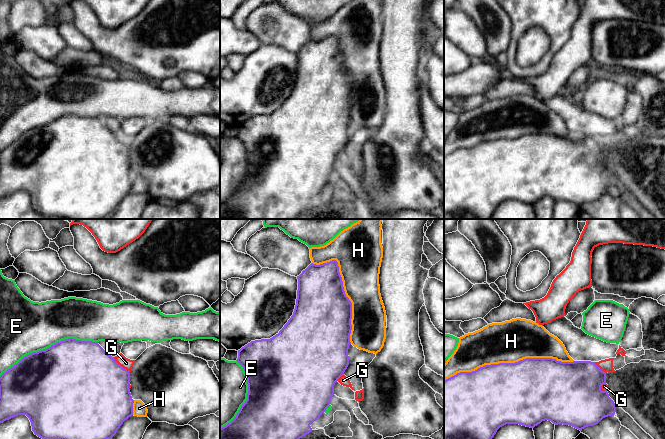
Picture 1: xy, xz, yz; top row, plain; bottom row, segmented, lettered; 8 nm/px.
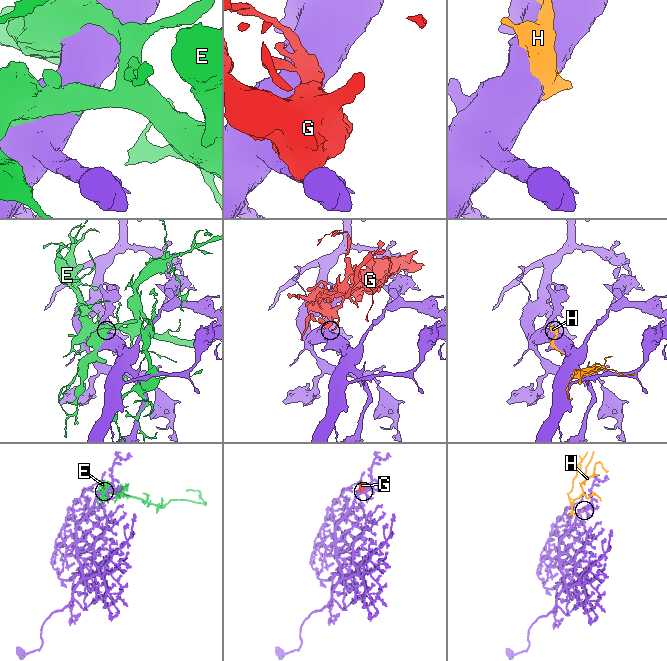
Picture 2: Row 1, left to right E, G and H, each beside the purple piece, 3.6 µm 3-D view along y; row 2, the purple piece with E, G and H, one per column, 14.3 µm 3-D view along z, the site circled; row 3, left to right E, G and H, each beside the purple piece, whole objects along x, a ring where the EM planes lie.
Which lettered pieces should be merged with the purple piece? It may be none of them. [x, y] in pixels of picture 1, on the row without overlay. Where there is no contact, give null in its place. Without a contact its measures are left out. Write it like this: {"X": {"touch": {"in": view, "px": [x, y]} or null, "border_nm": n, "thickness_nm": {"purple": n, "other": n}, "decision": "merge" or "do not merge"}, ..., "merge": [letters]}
{"E": {"touch": {"in": "xy", "px": [49, 123]}, "border_nm": 850, "thickness_nm": {"purple": 500, "other": 420}, "decision": "do not merge"}, "G": {"touch": {"in": "xy", "px": [121, 142]}, "border_nm": 190, "thickness_nm": {"purple": 500, "other": 90}, "decision": "do not merge"}, "H": {"touch": {"in": "yz", "px": [508, 139]}, "border_nm": 1050, "thickness_nm": {"purple": 500, "other": 340}, "decision": "do not merge"}, "merge": []}

